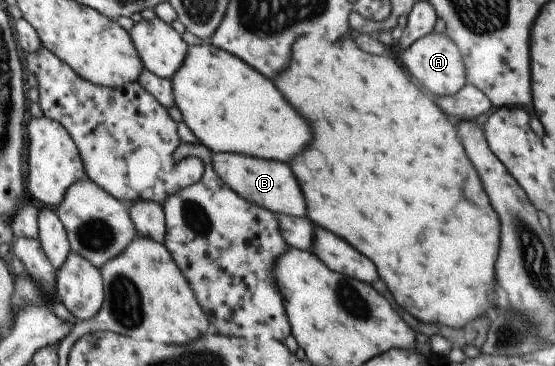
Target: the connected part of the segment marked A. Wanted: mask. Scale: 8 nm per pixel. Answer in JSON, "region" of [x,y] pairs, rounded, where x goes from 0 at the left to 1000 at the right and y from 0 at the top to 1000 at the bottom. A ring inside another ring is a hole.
{"region":[[[778,85],[757,101],[726,137],[721,158],[728,191],[735,191],[739,208],[746,208],[764,240],[764,251],[775,257],[778,268],[822,257],[829,240],[843,230],[831,142],[800,90]]]}

